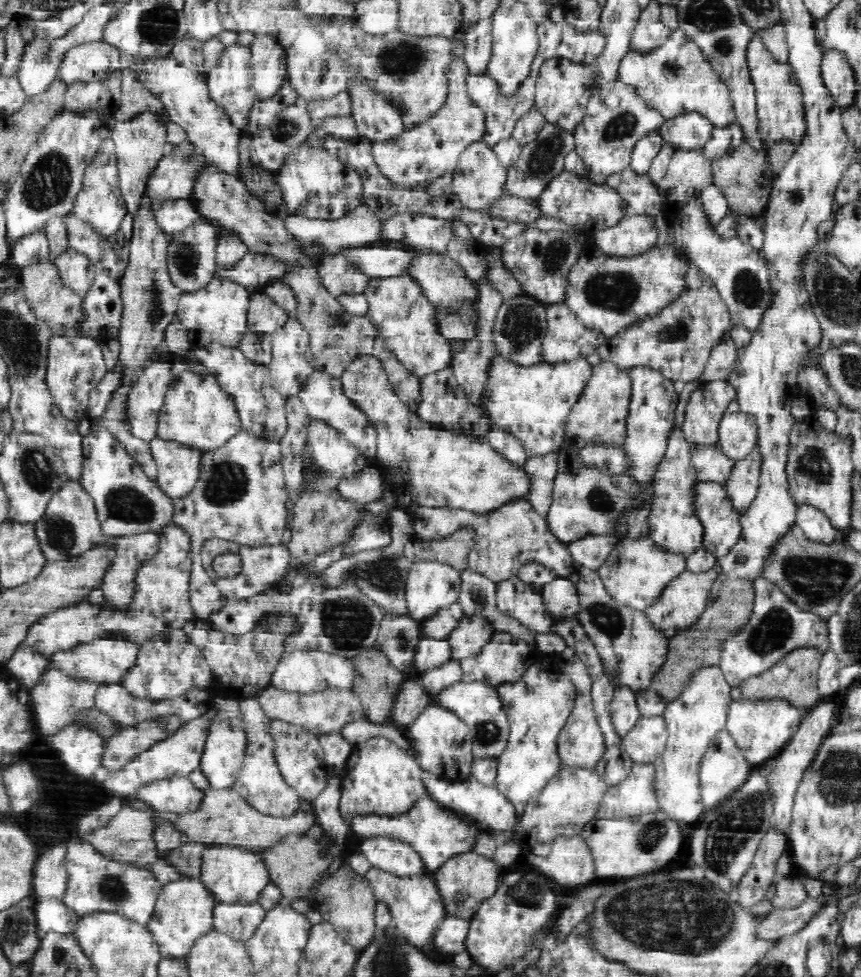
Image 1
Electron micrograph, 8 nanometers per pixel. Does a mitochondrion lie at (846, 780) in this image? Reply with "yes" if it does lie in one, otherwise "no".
yes

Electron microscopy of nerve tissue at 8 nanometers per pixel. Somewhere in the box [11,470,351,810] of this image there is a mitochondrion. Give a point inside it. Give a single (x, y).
(126, 503)

